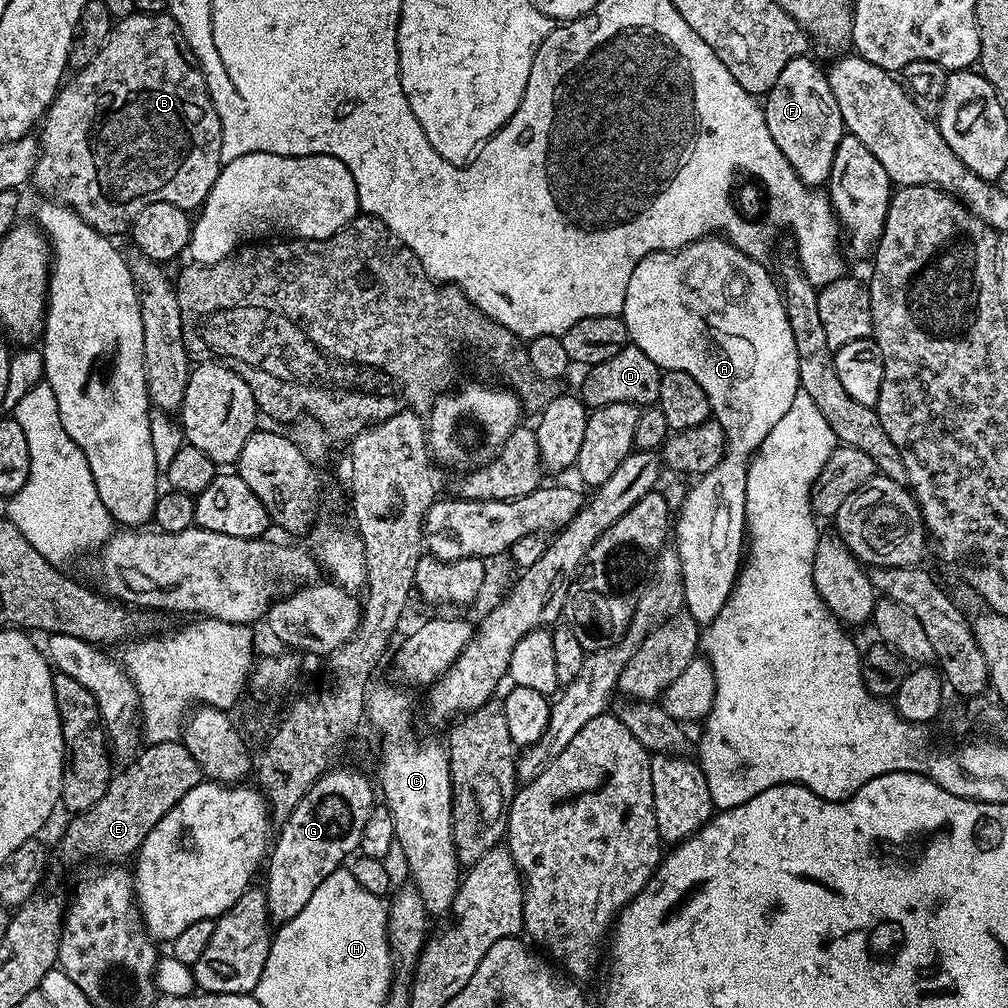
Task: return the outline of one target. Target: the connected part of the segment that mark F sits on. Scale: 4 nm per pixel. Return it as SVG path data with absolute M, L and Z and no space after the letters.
M805 54L786 62L782 74L778 74L778 82L774 82L772 89L762 100L766 126L770 130L770 138L782 150L786 161L797 172L802 183L811 186L827 185L830 166L834 162L834 150L838 150L838 142L846 134L842 110L838 110L838 102L834 98L834 90L830 90L828 73L815 64L817 61L811 55Z

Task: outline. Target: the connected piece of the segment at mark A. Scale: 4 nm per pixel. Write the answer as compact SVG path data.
M719 234L703 236L701 240L696 240L693 244L688 244L685 248L678 248L675 252L651 252L644 256L634 266L634 274L630 274L630 286L626 286L626 298L624 299L624 311L622 319L626 330L628 331L629 341L635 347L641 348L661 370L685 371L695 379L702 390L705 391L706 398L709 399L711 408L711 419L717 420L724 431L724 451L725 454L714 466L714 470L704 473L695 481L696 484L684 496L684 501L680 504L680 513L674 516L674 536L676 532L676 541L674 547L680 555L682 562L682 582L684 583L684 608L687 615L693 617L700 626L707 626L714 618L718 618L718 610L726 606L730 598L733 586L736 585L736 577L739 575L742 567L742 555L746 550L746 478L748 477L748 466L752 462L752 457L762 446L766 434L774 430L774 425L786 415L786 410L790 410L790 402L794 402L794 394L801 392L798 372L798 349L794 342L794 333L790 328L790 318L787 317L786 306L782 295L781 285L774 279L770 273L764 269L765 265L761 261L750 258L742 254Z

